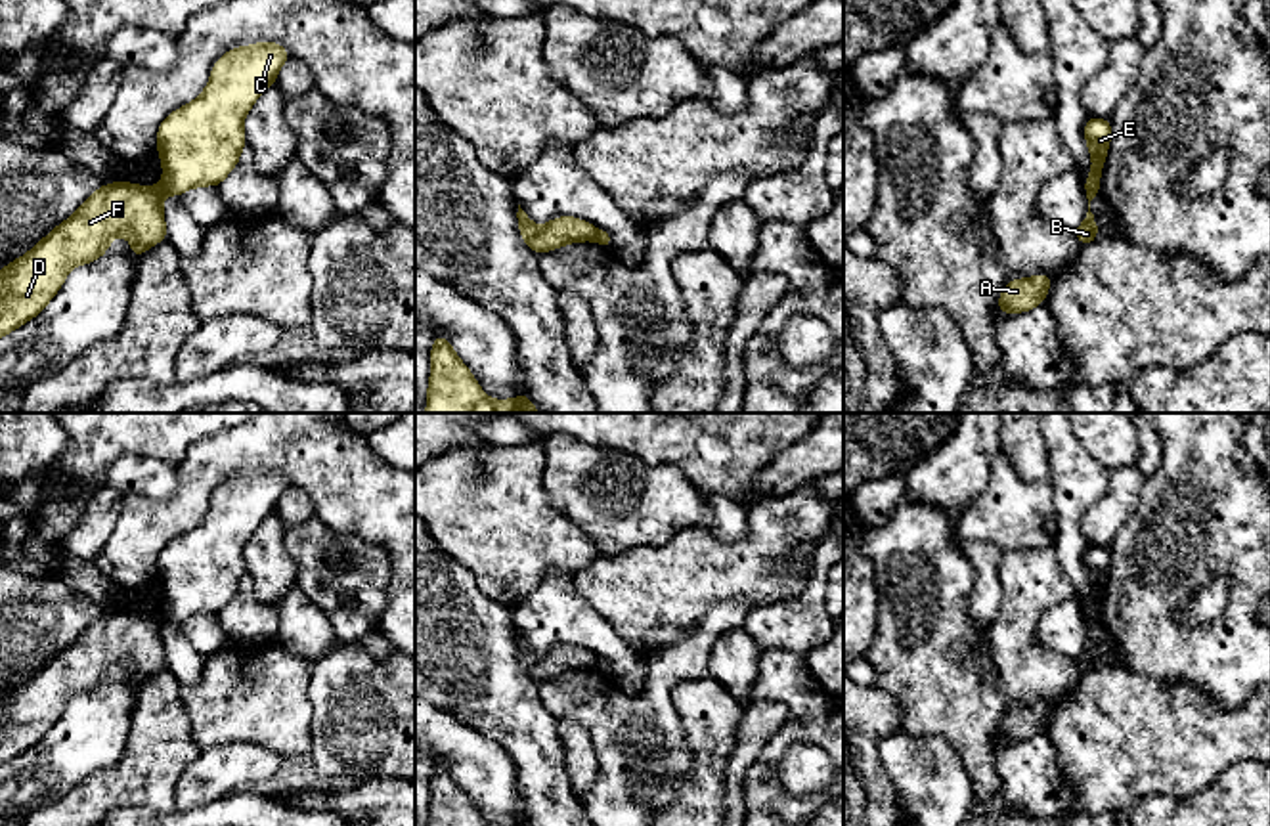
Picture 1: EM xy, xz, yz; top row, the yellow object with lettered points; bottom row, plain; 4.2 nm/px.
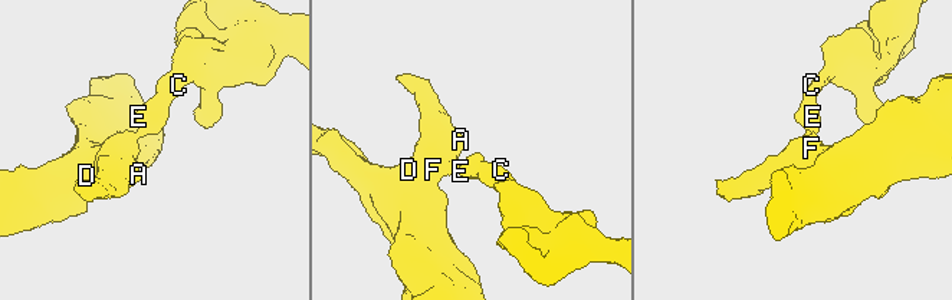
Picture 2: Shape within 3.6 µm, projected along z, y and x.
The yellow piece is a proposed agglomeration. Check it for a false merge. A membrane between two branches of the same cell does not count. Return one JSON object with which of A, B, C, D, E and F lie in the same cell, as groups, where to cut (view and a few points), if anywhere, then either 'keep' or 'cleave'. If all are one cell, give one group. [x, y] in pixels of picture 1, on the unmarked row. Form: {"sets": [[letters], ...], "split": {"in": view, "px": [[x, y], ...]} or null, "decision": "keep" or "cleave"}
{"sets": [["A", "B", "D", "F"], ["C", "E"]], "split": {"in": "yz", "px": [[1085, 614], [1096, 622]]}, "decision": "cleave"}

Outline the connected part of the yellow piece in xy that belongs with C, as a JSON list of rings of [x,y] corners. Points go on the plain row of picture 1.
[[[270,468],[226,480],[201,524],[161,551],[157,579],[166,623],[180,625],[191,616],[218,616],[224,610],[247,574],[245,543],[274,514],[289,486],[281,472]]]

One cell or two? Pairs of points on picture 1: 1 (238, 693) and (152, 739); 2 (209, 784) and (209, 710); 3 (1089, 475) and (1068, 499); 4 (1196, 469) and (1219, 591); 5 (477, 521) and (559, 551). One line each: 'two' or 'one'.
1: two
2: two
3: one
4: two
5: one

